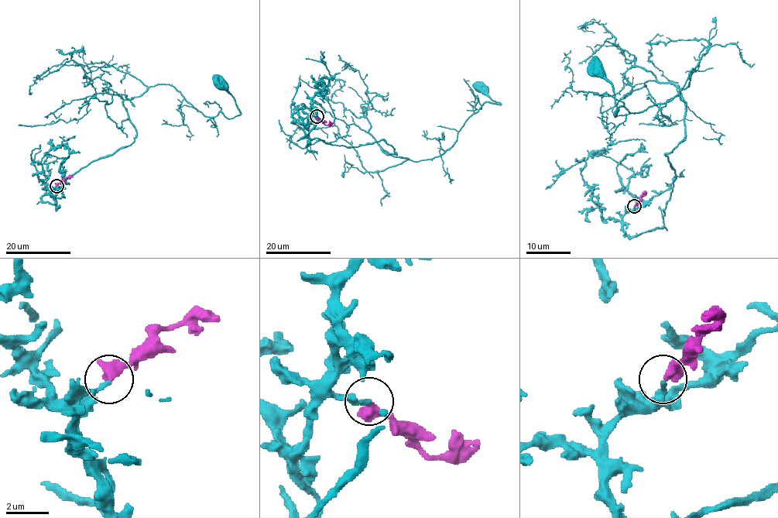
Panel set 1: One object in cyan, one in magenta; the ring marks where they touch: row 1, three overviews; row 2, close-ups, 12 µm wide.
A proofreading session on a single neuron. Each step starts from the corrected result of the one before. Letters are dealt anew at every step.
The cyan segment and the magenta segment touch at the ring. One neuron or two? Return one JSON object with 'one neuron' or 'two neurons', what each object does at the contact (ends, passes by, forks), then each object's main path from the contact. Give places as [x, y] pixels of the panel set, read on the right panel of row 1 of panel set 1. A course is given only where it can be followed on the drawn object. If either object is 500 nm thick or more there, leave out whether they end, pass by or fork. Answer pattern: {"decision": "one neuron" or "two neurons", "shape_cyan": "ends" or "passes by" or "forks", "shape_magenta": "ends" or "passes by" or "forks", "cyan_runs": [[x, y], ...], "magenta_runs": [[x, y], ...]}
{"decision": "one neuron", "cyan_runs": [[635, 206], [631, 237], [663, 225], [695, 70], [665, 104], [615, 115], [594, 68]], "magenta_runs": [[635, 206], [646, 195], [642, 193]]}

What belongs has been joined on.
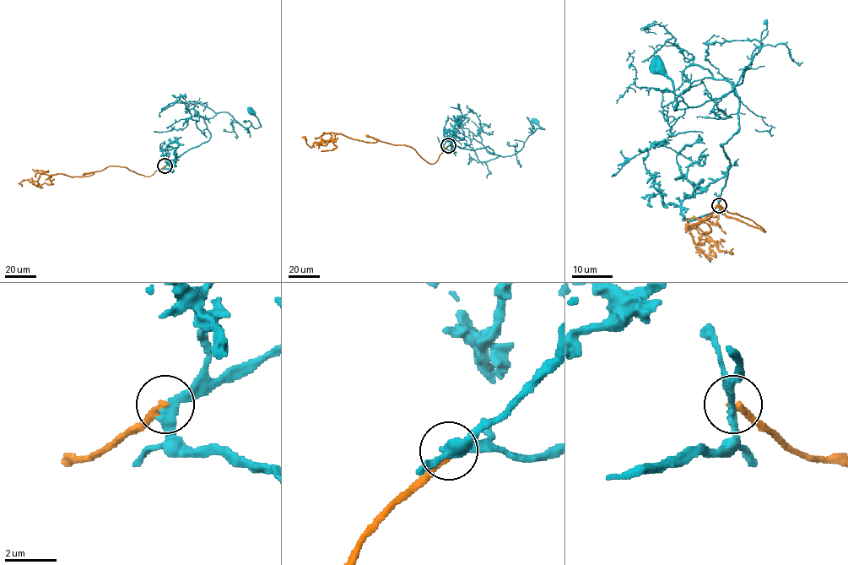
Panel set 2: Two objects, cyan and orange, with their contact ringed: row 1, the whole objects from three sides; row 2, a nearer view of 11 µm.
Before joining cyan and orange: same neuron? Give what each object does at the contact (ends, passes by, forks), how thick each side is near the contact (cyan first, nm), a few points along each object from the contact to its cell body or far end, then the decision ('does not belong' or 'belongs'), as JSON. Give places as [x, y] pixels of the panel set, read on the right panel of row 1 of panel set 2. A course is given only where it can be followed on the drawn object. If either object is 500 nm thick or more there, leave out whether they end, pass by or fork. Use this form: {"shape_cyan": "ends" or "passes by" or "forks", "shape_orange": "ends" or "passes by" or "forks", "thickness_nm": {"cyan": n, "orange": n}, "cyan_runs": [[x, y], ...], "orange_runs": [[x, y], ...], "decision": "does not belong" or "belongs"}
{"shape_cyan": "passes by", "shape_orange": "ends", "thickness_nm": {"cyan": 320, "orange": 260}, "cyan_runs": [[719, 205], [748, 68], [721, 98], [674, 110], [656, 66]], "orange_runs": [[719, 205], [765, 232], [715, 206], [709, 232], [685, 226], [704, 253], [721, 241], [702, 242], [702, 257]], "decision": "does not belong"}

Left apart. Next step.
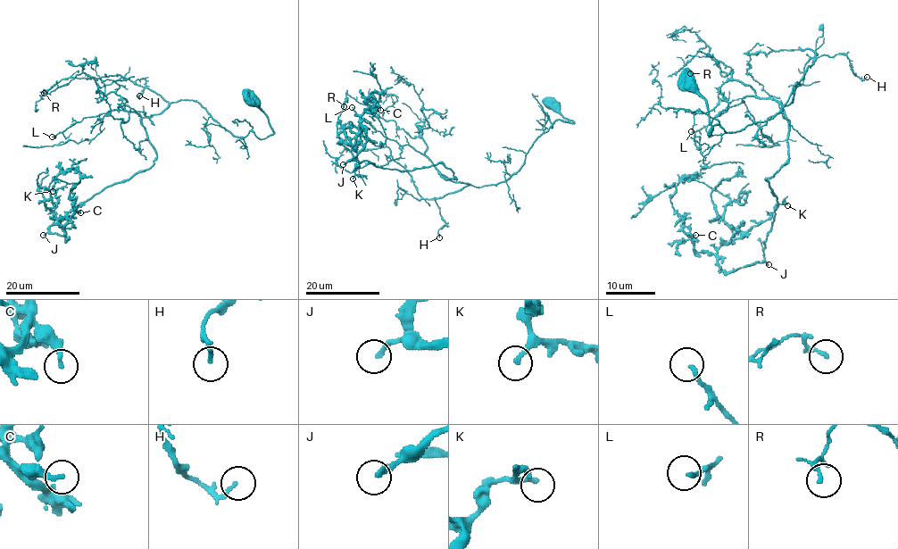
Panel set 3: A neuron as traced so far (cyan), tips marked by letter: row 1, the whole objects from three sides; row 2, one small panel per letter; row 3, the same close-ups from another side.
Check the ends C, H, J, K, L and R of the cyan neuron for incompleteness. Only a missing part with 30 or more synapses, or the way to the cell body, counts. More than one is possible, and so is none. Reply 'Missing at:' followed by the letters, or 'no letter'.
Missing at: J, L

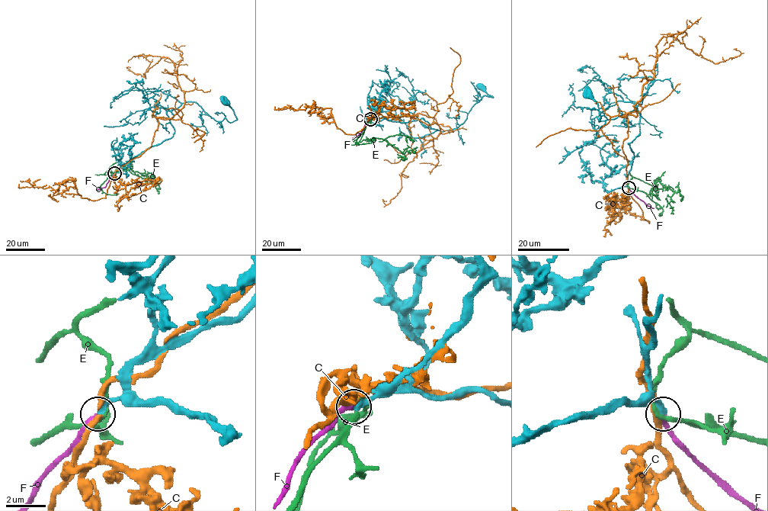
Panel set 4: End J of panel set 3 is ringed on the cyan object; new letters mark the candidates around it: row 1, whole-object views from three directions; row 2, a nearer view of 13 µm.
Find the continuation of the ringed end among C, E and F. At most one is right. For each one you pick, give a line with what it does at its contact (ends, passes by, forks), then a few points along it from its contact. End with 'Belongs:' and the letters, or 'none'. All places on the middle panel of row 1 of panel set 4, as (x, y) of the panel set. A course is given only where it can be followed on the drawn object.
F: It ends there. Its course: (371, 119), (360, 133), (353, 138)
Belongs: F

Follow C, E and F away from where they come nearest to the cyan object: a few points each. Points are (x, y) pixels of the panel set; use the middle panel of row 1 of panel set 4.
C: (371, 118), (408, 114), (440, 128), (401, 172), (400, 191), (385, 204), (382, 200), (386, 200)
E: (371, 118), (360, 142), (373, 138), (384, 139), (403, 153), (415, 150)
F: (371, 119), (360, 133), (353, 138)

